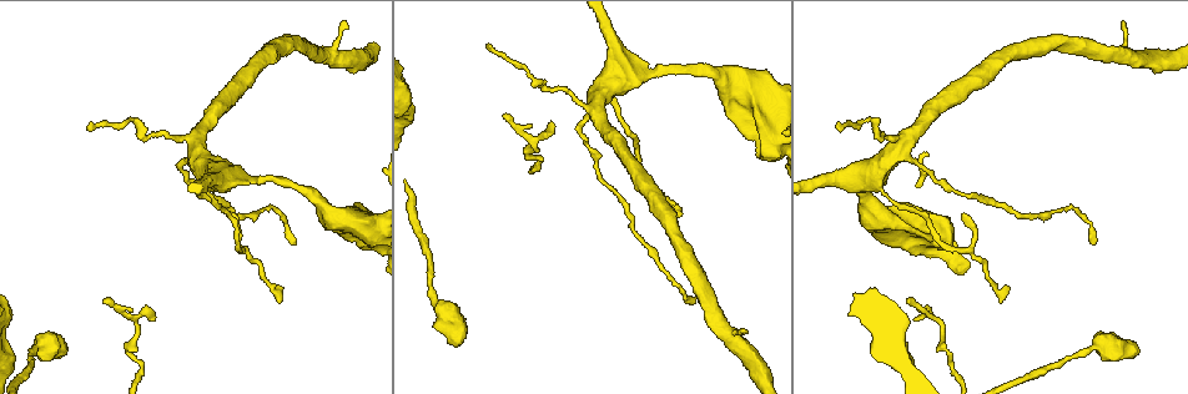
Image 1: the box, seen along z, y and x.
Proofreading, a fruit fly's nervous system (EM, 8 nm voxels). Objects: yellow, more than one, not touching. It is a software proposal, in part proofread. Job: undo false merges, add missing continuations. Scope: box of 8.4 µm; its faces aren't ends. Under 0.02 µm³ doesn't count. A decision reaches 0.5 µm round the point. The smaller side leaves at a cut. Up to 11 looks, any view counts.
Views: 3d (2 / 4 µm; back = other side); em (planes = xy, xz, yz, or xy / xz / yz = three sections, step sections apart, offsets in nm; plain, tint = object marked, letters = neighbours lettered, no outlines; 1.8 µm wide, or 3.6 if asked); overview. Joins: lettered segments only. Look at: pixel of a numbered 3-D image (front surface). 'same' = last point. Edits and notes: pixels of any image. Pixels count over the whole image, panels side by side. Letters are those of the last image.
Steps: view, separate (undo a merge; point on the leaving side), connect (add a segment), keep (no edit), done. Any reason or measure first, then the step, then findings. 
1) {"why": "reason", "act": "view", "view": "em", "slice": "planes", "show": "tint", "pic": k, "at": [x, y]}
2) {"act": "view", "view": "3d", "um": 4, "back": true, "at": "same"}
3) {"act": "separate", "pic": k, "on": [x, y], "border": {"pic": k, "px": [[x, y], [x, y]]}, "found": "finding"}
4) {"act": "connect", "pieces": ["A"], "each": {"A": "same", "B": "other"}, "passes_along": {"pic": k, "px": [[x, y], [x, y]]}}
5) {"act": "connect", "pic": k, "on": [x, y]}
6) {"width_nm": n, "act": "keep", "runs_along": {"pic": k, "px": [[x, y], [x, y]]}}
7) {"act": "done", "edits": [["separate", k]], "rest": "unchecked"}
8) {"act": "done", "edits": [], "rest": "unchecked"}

{"act": "view", "view": "3d", "um": 2, "pic": 1, "at": [1136, 355]}

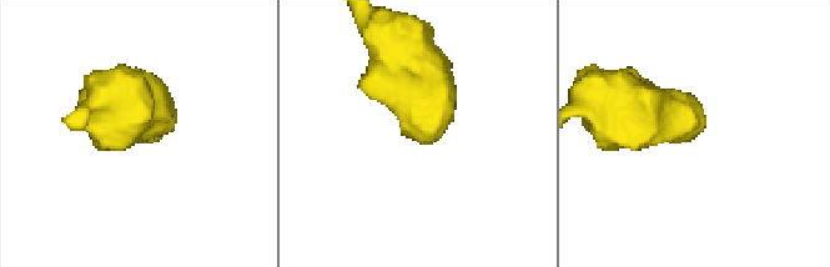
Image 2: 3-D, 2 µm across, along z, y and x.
{"why": "shape alone is not enough", "act": "view", "view": "em", "um": 3.6, "slice": "planes", "show": "letters", "pic": 2, "at": [145, 132]}

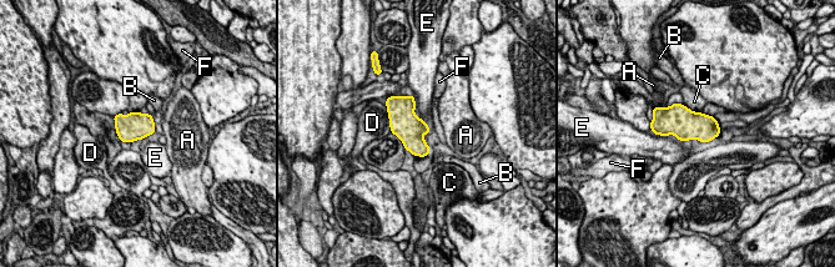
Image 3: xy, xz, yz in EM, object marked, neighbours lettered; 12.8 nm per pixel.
{"width_nm": 340, "act": "keep", "each": {"A": "other", "B": "other", "C": "other", "D": "other", "E": "other", "F": "other"}, "border": {"pic": 3, "px": [[418, 117], [427, 125], [429, 131]]}, "found": "none of them fits"}

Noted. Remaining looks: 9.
{"why": "thick turns thin", "act": "view", "view": "3d", "um": 4, "pic": 1, "at": [772, 151]}

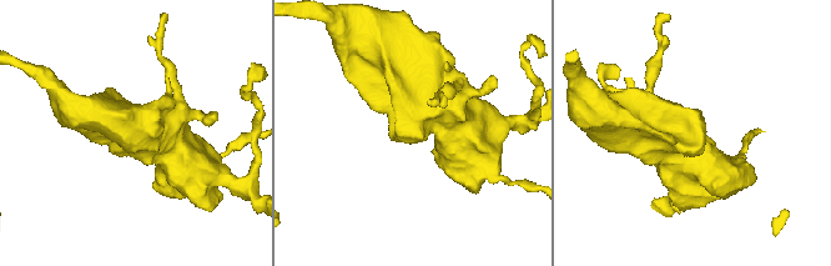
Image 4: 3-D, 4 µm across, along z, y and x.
{"act": "view", "view": "em", "um": 3.6, "slice": "planes", "show": "letters", "pic": 4, "at": [411, 124]}

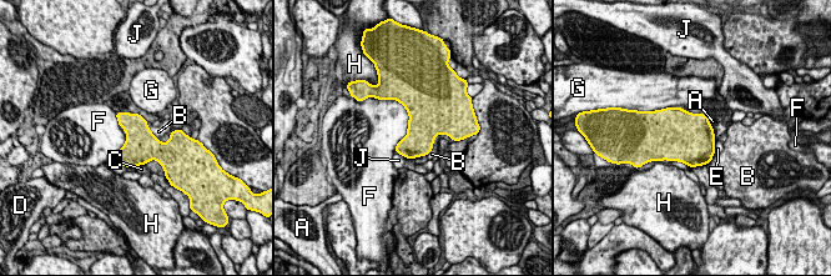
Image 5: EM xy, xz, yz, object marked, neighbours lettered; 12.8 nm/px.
{"longest_contact_nm": ["F", 700], "act": "keep", "each": {"A": "other", "B": "other", "C": "other", "D": "other", "E": "other", "F": "other", "G": "other", "H": "other", "J": "other"}, "border": {"pic": 5, "px": [[391, 99], [408, 115], [394, 151]]}, "found": "one neuron here"}

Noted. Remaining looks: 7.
{"why": "long arm stops here", "act": "view", "view": "em", "um": 3.6, "slice": "xz", "step": 16, "show": "plain", "pic": 1, "at": [694, 301]}

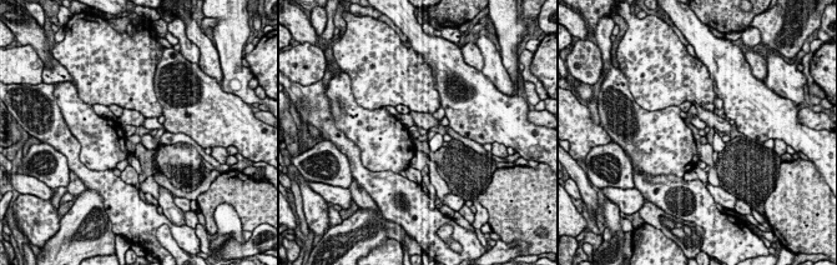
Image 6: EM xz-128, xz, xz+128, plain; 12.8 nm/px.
{"act": "view", "view": "em", "um": 3.6, "slice": "xz", "step": 16, "show": "letters", "at": "same"}

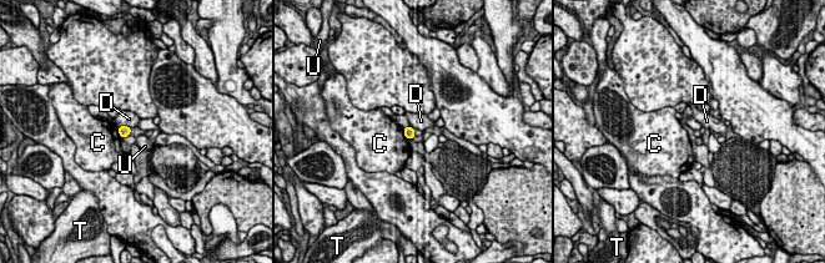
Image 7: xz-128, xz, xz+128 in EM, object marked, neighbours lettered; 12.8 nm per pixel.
{"width_nm": 100, "act": "keep", "each": {"C": "other", "D": "other", "T": "other", "U": "other"}, "border": {"pic": 7, "px": [[413, 129], [416, 135]]}, "found": "none of them fits"}

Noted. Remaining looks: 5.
{"why": "tapers out", "act": "view", "view": "em", "slice": "planes", "show": "letters", "pic": 1, "at": [633, 58]}

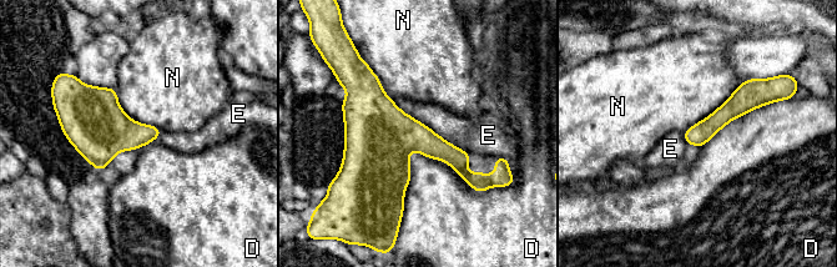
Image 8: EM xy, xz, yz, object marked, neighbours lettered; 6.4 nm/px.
{"width_nm": 140, "act": "keep", "each": {"D": "other", "E": "other", "N": "other"}, "found": "none of them fits"}

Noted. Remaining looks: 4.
{"act": "done", "edits": [], "rest": "unchecked"}

